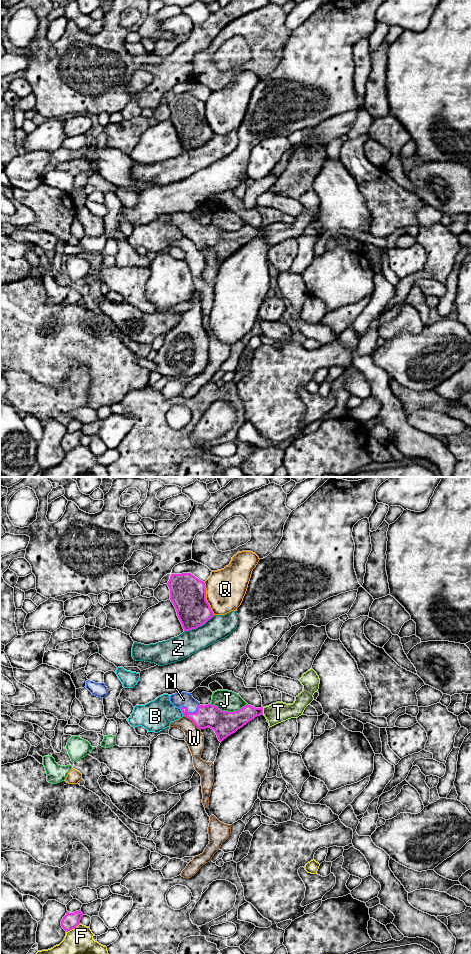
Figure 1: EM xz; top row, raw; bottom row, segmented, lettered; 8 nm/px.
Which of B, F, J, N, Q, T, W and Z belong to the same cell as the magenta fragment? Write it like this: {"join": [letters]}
{"join": ["N", "T"]}

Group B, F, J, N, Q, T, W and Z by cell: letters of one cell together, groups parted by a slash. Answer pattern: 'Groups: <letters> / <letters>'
Groups: B / F / J / N T / Q / W / Z

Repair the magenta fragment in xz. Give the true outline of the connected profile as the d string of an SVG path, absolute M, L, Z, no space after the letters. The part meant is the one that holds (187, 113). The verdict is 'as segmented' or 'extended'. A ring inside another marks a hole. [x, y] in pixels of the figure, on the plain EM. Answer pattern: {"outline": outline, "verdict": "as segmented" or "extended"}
{"outline": "M191 93L171 94L167 105L184 151L196 149L214 136L206 120L205 103Z", "verdict": "as segmented"}

